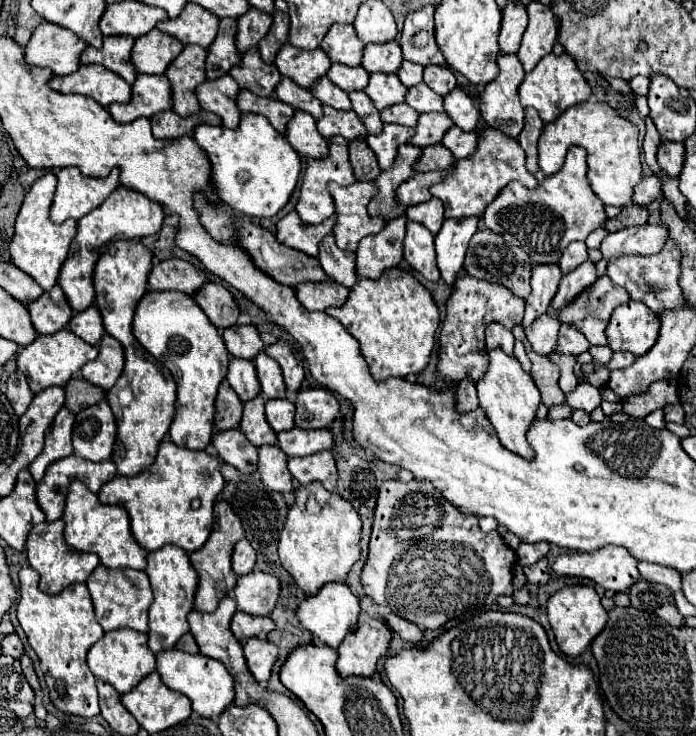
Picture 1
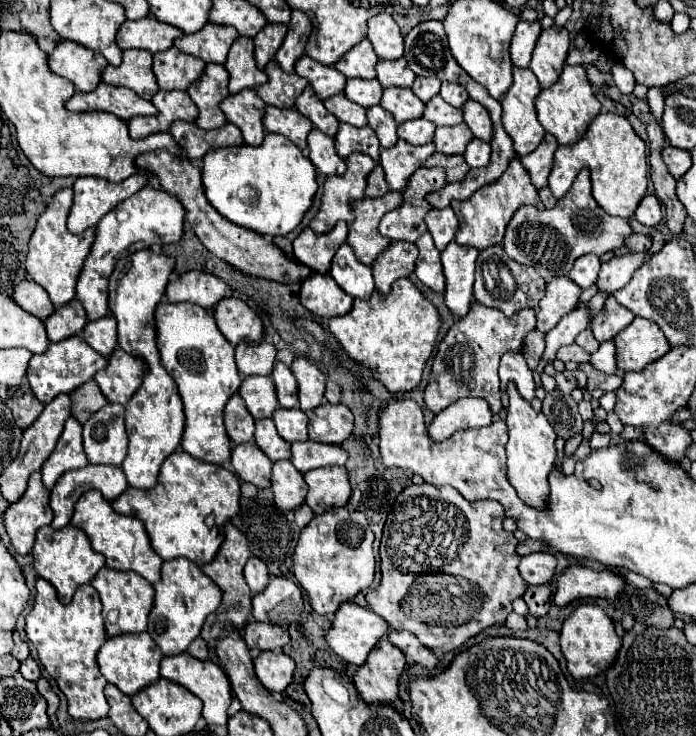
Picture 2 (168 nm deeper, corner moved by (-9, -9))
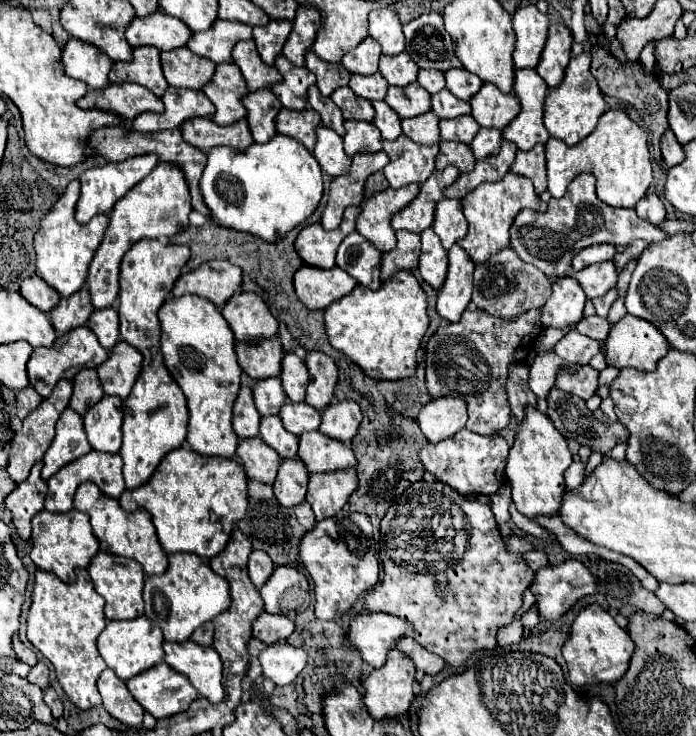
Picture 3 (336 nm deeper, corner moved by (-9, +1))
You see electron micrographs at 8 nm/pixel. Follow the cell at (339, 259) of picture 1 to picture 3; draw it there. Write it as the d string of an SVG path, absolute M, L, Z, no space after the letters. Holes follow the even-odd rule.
M354 231L340 243L336 265L352 275L360 285L376 291L380 287L380 255L382 253L374 245Z

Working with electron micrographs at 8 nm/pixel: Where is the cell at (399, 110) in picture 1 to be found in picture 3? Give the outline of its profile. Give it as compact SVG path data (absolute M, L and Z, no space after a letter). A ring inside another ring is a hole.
M428 111L428 113L422 113L418 117L410 117L410 119L402 119L402 131L406 137L410 137L412 141L416 143L422 143L422 145L432 145L432 143L438 143L438 115Z

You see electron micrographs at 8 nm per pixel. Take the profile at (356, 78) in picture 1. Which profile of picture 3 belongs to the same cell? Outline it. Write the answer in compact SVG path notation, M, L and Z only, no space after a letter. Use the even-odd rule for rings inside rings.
M354 73L350 77L350 89L358 97L374 101L374 99L384 99L388 83L386 83L386 79L380 73L374 73L374 75L356 75Z

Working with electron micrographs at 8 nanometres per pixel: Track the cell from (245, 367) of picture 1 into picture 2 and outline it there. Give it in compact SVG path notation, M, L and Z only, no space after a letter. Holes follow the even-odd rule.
M244 377L242 385L240 385L240 395L254 419L272 417L272 413L278 409L276 387L274 387L272 379Z

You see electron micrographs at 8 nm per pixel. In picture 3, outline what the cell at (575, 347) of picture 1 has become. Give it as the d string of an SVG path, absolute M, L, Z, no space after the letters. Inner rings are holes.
M592 315L592 317L584 317L578 325L576 325L576 331L582 333L582 335L588 335L592 339L598 339L600 343L606 341L608 337L608 331L610 331L610 325L604 317L598 317L598 315Z

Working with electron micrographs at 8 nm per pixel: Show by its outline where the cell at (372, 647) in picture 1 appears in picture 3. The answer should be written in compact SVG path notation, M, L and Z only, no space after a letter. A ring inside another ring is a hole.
M390 649L388 653L388 659L386 659L386 665L382 665L382 669L374 669L364 681L364 703L370 711L372 717L376 719L382 719L382 717L398 717L398 715L404 715L408 713L410 709L410 701L414 697L414 663L410 661L410 657L406 657L406 653L402 653L400 649Z

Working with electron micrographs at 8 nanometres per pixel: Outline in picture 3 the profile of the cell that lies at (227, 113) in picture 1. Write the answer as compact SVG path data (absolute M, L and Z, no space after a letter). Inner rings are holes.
M262 87L254 93L244 95L242 105L248 111L246 119L256 143L266 143L272 135L276 135L274 119L280 113L282 103L276 99L276 95L268 87Z

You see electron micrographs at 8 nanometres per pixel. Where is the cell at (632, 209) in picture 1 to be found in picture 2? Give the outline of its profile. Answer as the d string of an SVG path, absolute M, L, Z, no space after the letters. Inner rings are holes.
M632 235L630 239L626 239L626 243L624 243L624 247L622 249L618 249L618 251L614 251L614 255L618 257L618 255L624 255L624 253L632 253L632 251L644 251L644 249L650 249L650 245L652 245L652 241L650 241L650 237L646 237L646 235Z

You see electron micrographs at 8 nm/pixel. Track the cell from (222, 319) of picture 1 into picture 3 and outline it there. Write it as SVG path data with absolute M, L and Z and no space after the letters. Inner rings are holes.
M240 291L222 307L222 317L228 321L236 341L270 339L278 333L278 323L266 303L256 293Z

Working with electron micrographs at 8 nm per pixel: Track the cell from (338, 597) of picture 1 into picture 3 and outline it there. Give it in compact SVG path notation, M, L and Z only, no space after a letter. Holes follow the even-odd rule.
M356 613L350 619L346 641L360 651L368 665L378 669L386 661L386 651L392 649L402 635L412 635L412 627L394 615Z

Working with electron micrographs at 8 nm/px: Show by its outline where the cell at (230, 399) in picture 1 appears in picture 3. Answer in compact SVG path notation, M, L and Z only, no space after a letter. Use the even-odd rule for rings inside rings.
M242 387L234 401L232 427L240 439L248 439L258 435L258 425L260 425L260 413L256 411L252 401L252 389Z

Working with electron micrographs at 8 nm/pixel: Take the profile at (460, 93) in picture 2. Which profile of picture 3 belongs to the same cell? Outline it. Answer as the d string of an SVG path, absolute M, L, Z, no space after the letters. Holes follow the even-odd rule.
M448 69L444 75L446 75L446 89L458 99L468 101L482 87L482 81L466 69Z

